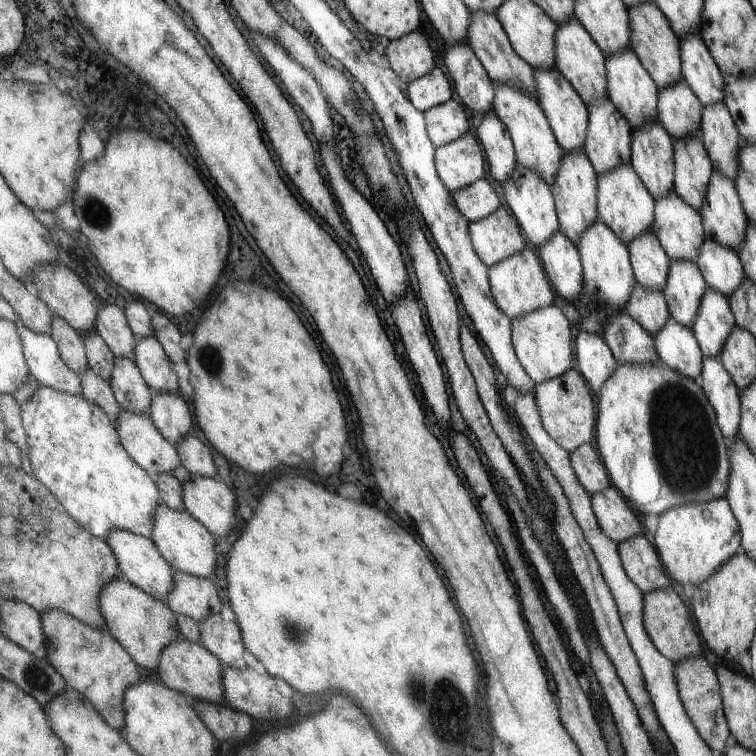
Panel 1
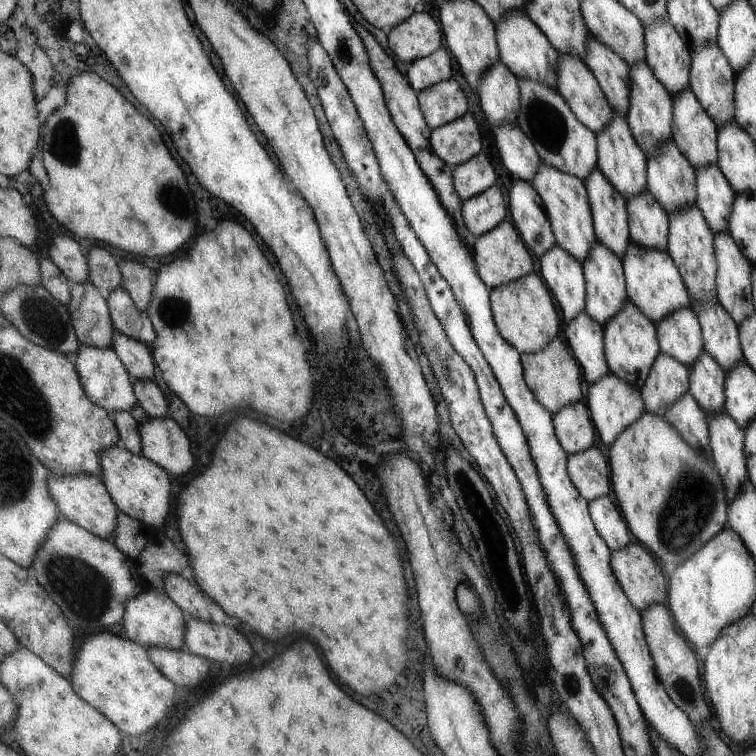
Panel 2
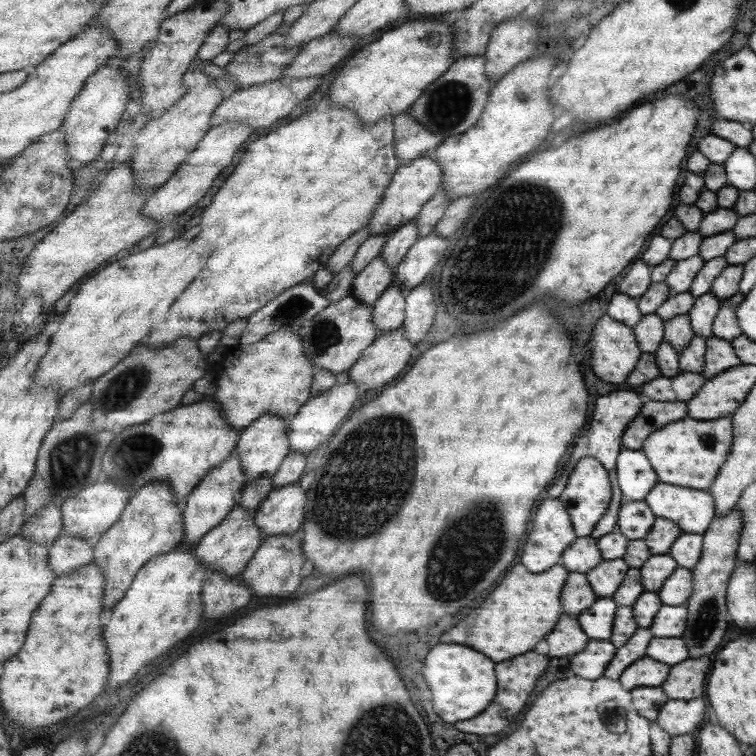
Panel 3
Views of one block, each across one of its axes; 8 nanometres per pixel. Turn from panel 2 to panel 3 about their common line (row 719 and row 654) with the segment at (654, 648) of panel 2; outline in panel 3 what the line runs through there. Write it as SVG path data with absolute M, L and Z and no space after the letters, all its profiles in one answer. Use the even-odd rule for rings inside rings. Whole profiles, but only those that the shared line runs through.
M738 506L730 510L726 516L716 516L714 523L703 537L703 558L692 570L694 587L688 602L687 632L681 636L688 646L692 646L692 658L700 658L718 651L718 646L728 630L728 611L726 610L726 588L729 588L734 566L736 566L736 550L739 550L743 538L744 518Z

